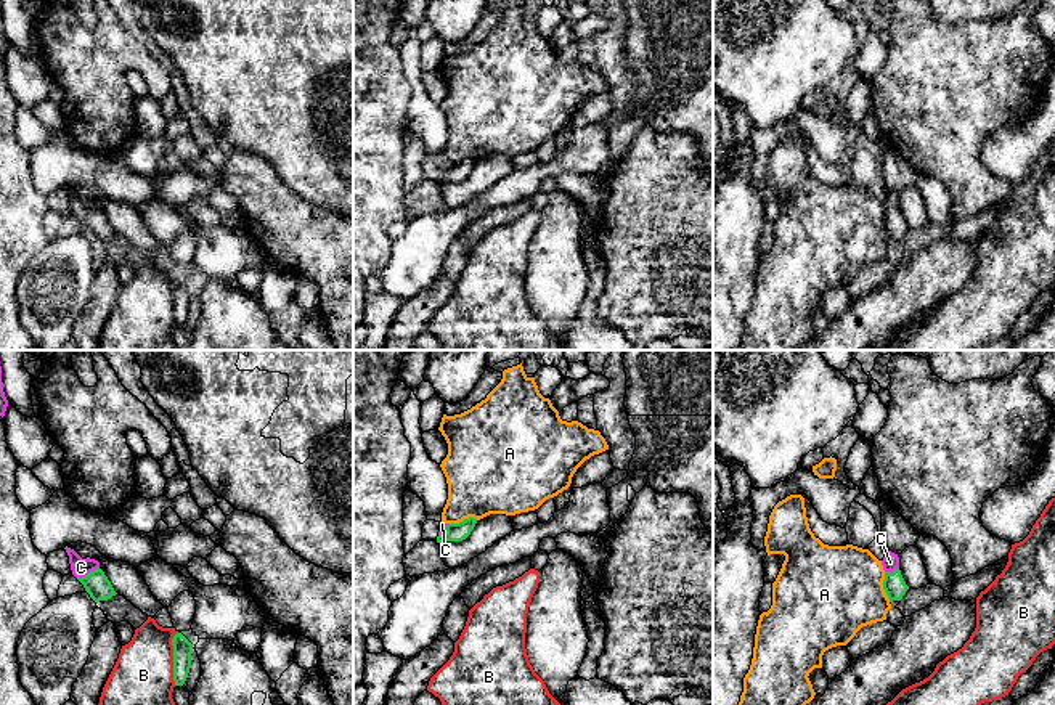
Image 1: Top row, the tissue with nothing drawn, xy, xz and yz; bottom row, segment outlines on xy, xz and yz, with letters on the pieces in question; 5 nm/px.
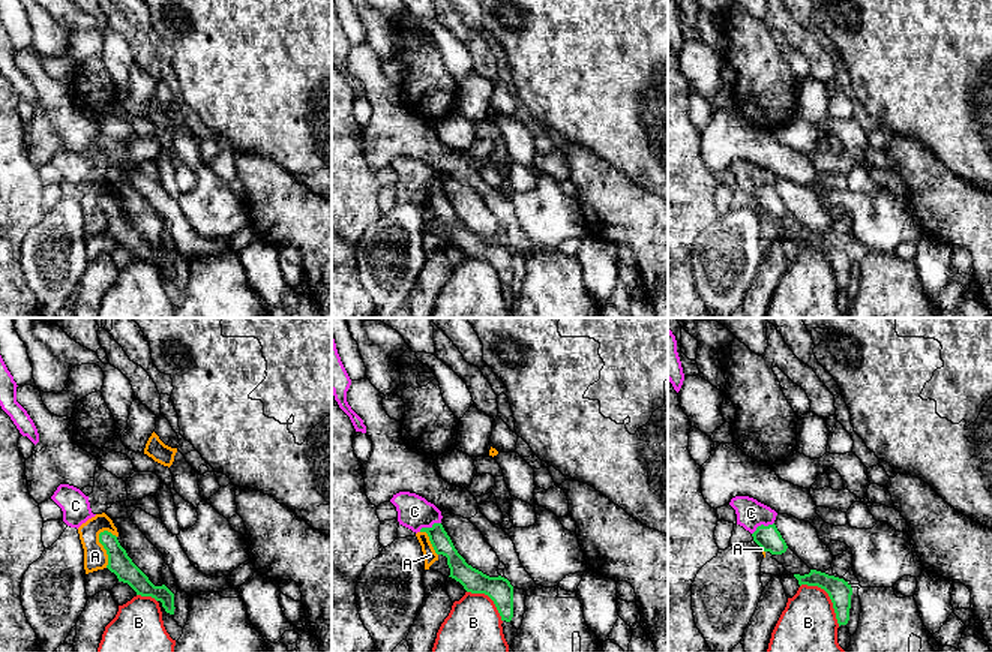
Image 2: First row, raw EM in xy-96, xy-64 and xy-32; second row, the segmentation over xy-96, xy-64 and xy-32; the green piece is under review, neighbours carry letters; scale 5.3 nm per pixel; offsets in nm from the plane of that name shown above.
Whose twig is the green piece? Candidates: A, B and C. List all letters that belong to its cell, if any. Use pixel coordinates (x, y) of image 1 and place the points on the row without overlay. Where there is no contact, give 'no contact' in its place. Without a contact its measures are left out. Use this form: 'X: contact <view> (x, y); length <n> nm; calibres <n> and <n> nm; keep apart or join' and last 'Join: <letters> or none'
A: contact xz (464, 159); length 150 nm; calibres 100 and 400 nm; keep apart
B: contact xy (174, 299); length 280 nm; calibres 100 and 340 nm; keep apart
C: contact xy (89, 214); length 130 nm; calibres 120 and 100 nm; join
Join: C

